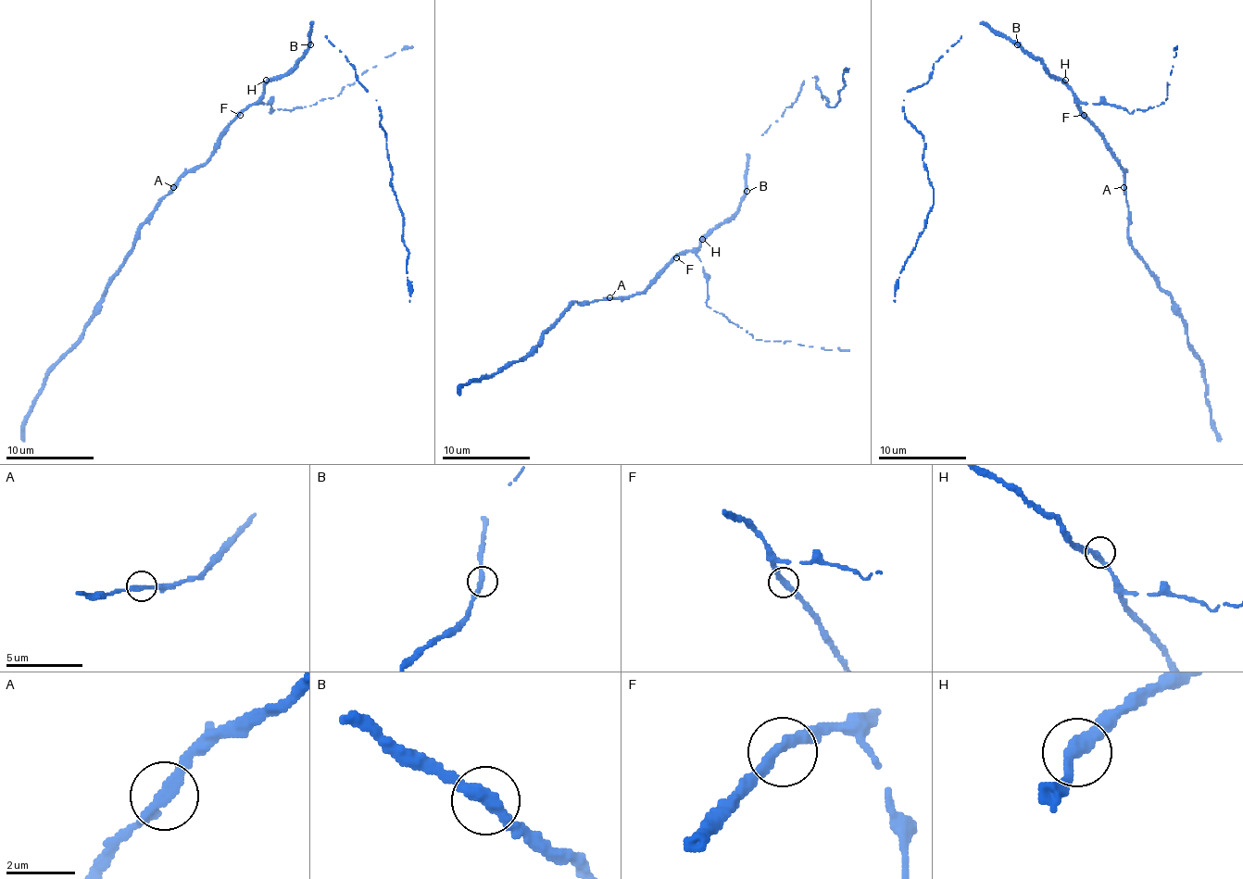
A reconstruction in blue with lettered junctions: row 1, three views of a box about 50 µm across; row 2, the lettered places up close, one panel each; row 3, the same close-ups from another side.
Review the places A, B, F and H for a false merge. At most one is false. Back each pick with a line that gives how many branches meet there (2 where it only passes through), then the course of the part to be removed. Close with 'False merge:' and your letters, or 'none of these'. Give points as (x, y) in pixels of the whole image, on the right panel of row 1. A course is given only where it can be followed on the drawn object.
False merge: none of these

